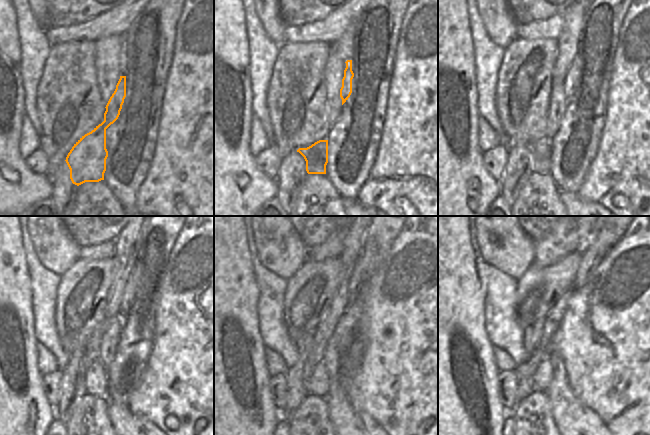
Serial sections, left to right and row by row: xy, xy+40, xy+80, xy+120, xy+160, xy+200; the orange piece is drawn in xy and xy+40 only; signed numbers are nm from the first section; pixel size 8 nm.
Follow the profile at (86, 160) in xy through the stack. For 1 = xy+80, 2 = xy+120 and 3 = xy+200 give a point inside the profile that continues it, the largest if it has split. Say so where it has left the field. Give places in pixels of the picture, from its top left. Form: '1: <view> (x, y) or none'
1: xy+80 (571, 80)
2: xy+120 (128, 294)
3: xy+200 (601, 240)

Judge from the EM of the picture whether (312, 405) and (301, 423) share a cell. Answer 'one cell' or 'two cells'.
one cell

